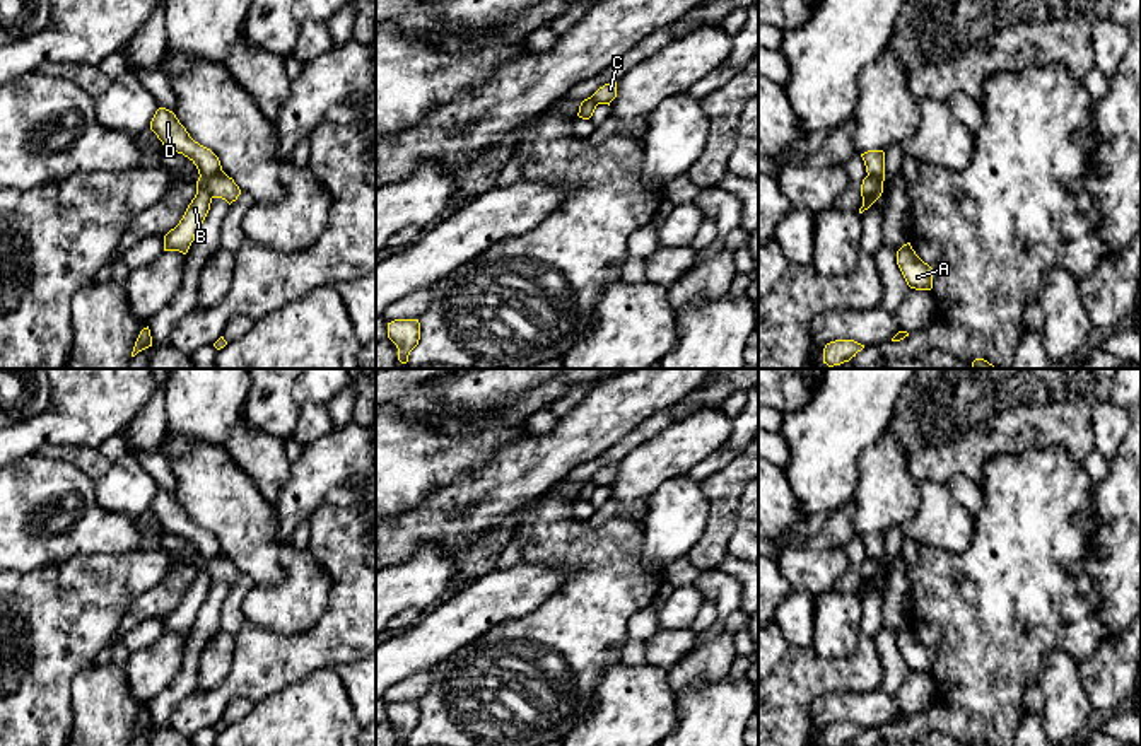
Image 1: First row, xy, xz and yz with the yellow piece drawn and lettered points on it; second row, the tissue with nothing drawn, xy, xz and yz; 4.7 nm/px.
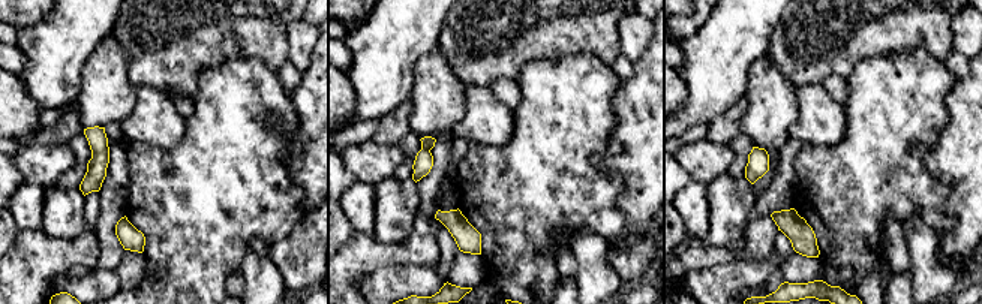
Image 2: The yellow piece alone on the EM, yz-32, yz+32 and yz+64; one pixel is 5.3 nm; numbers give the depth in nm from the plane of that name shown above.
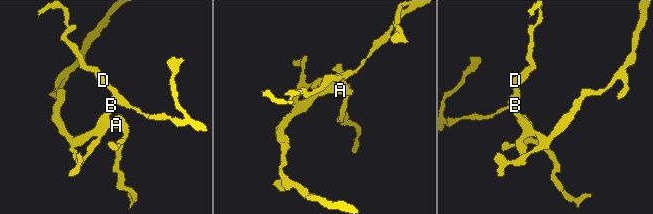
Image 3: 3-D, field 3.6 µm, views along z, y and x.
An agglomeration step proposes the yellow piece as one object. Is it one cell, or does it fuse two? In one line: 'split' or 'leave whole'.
split

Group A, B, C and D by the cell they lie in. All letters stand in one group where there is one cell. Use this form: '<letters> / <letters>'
A B D / C

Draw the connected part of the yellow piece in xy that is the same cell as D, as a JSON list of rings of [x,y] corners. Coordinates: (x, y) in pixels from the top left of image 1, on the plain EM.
[[[159,490],[150,504],[150,512],[157,517],[167,533],[174,533],[188,539],[198,551],[196,577],[188,587],[179,606],[164,618],[164,633],[188,635],[195,616],[203,606],[212,577],[208,563],[222,553],[219,539],[207,529],[195,524],[176,497],[166,490]]]

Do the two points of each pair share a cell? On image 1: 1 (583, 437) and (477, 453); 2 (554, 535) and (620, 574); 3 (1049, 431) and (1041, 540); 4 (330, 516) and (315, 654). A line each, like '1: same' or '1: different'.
1: different
2: same
3: different
4: same

